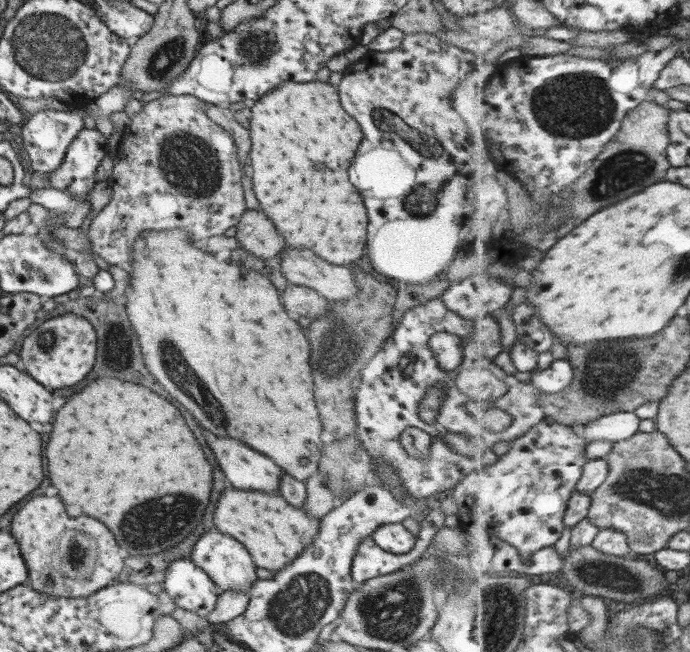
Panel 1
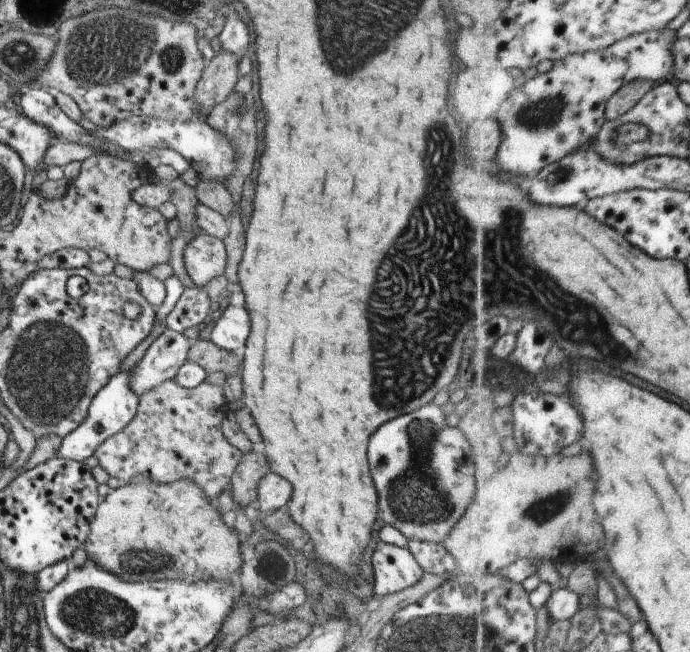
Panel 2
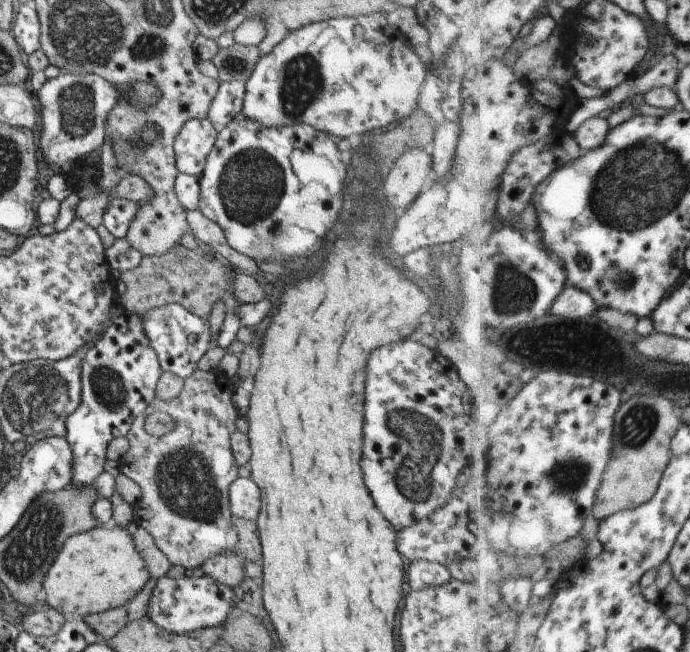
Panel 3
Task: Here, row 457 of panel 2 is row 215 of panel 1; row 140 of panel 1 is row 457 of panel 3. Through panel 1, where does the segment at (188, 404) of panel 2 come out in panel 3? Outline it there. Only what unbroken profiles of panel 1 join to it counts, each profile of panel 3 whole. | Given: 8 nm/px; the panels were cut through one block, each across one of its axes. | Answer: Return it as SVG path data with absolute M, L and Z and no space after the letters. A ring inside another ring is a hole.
M195 369L186 379L181 392L171 400L155 397L139 416L136 416L127 431L128 442L124 464L119 464L118 472L123 473L139 486L141 498L133 505L133 519L144 528L155 546L172 564L179 564L186 570L199 568L212 554L235 552L237 542L231 514L228 507L228 484L237 476L230 449L230 434L236 430L235 420L239 417L232 403L235 391L233 380L221 370L203 371ZM145 426L175 426L171 432L153 436L145 431Z

